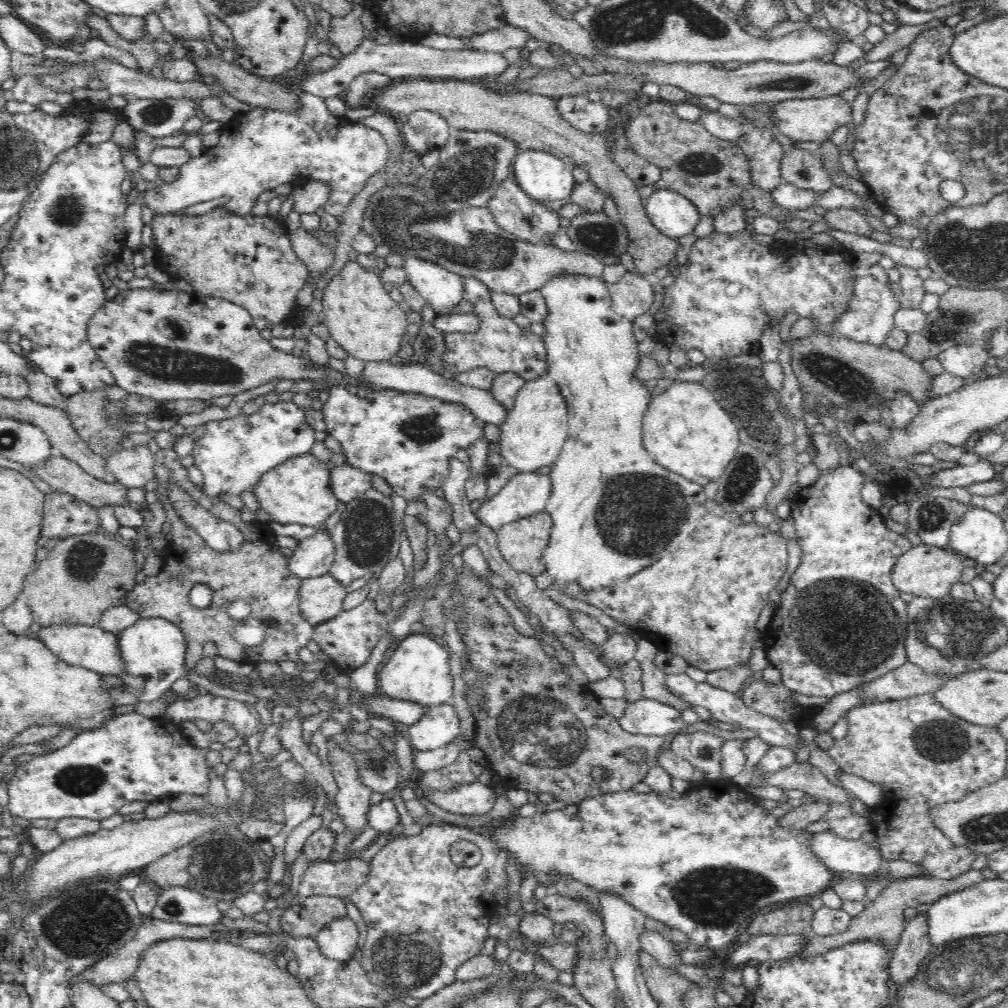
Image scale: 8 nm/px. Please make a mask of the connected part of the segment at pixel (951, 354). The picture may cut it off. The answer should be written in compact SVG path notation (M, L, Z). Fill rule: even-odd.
M959 345L940 352L938 360L946 373L973 381L988 364L989 353L979 345Z

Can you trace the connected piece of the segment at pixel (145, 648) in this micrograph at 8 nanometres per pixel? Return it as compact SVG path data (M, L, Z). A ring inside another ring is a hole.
M138 619L130 628L117 637L117 655L123 672L130 676L142 677L146 692L137 695L138 703L152 703L171 690L172 684L183 676L185 664L185 642L175 626L162 619Z

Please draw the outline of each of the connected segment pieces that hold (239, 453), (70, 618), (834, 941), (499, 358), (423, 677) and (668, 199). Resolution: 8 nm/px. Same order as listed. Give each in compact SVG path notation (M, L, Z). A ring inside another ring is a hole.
M292 402L265 403L254 414L240 413L231 419L208 421L192 448L193 464L204 475L203 496L220 503L222 496L242 496L256 492L270 471L287 460L310 452L314 429L305 419L305 411Z
M101 533L70 536L55 543L50 554L24 580L23 592L28 597L35 627L54 623L98 625L100 615L109 608L125 604L128 593L135 588L136 560L132 549Z
M972 869L950 880L922 875L901 880L892 879L888 882L888 886L881 890L879 897L874 902L866 904L864 910L853 918L848 930L830 936L811 934L810 941L812 941L812 944L808 946L808 952L806 952L806 954L807 956L814 956L815 954L825 953L838 948L840 945L868 937L882 937L886 943L891 944L892 948L896 948L901 938L900 934L904 928L905 922L902 911L905 908L914 908L920 906L920 904L930 905L940 900L940 898L948 896L948 894L962 892L962 890L966 890L966 888L984 882L984 880L988 880L988 878L984 876L984 872L982 872L981 869Z
M462 276L461 300L468 302L472 306L470 314L476 316L480 329L475 334L468 332L454 332L451 334L444 333L444 352L439 356L439 362L442 369L447 370L450 374L462 374L476 368L487 368L494 374L506 374L511 372L522 380L534 380L548 371L548 350L546 349L545 340L529 329L522 329L516 322L510 318L502 316L494 306L494 293L484 282L477 280L474 276Z
M408 634L393 646L378 672L378 694L387 698L413 703L421 708L434 707L450 701L453 677L450 675L449 650L430 634Z
M668 188L648 197L645 210L652 225L674 240L693 234L700 222L701 213L689 198Z

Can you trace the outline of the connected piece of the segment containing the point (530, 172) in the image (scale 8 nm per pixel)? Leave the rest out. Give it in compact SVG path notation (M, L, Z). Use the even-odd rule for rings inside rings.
M518 150L512 172L527 196L540 202L566 200L576 186L573 164L542 150Z

